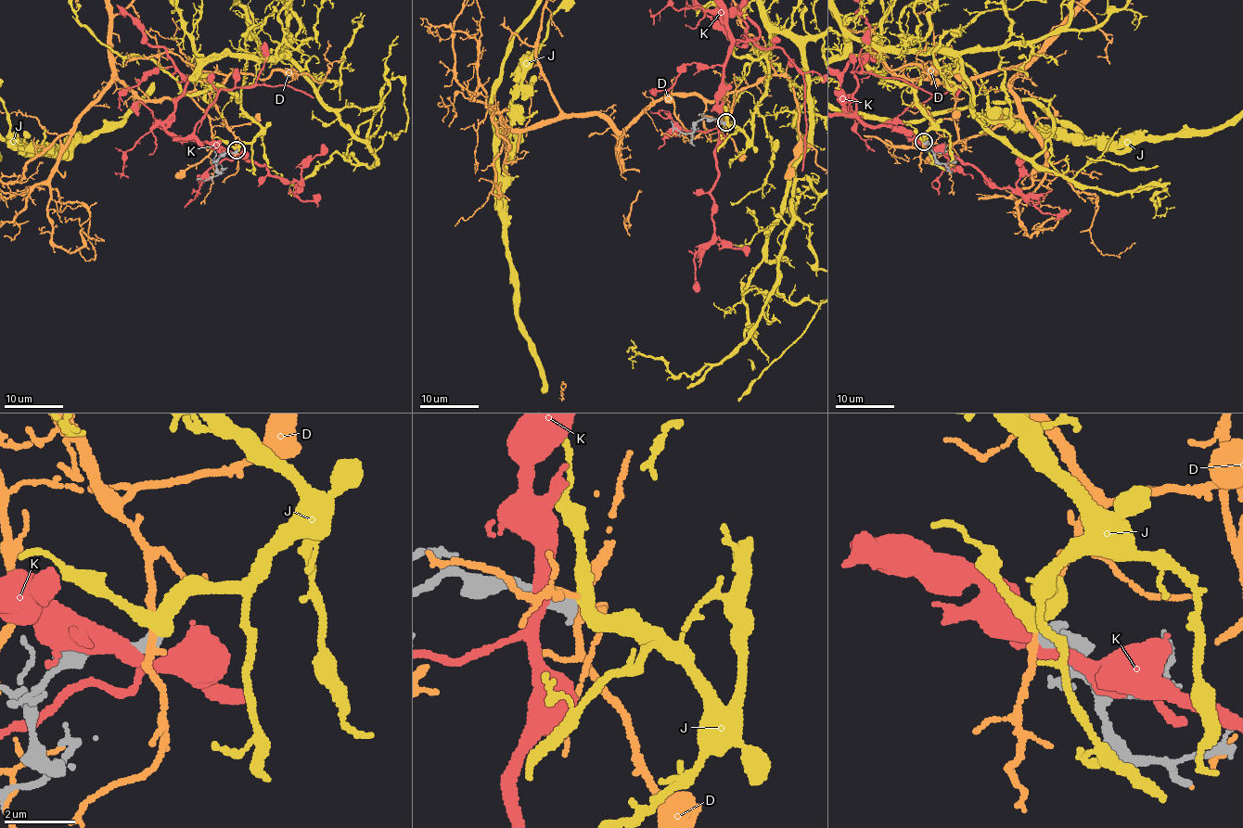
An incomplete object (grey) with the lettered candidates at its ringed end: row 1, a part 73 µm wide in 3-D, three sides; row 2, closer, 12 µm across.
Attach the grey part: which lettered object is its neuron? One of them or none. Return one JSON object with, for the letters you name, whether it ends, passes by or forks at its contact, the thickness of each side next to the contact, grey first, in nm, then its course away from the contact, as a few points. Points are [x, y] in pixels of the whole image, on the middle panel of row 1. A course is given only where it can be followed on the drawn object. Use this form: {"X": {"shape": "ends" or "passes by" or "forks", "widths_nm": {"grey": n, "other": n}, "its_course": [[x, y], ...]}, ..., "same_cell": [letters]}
{"J": {"shape": "passes by", "widths_nm": {"grey": 440, "other": 400}}, "same_cell": ["J"]}

